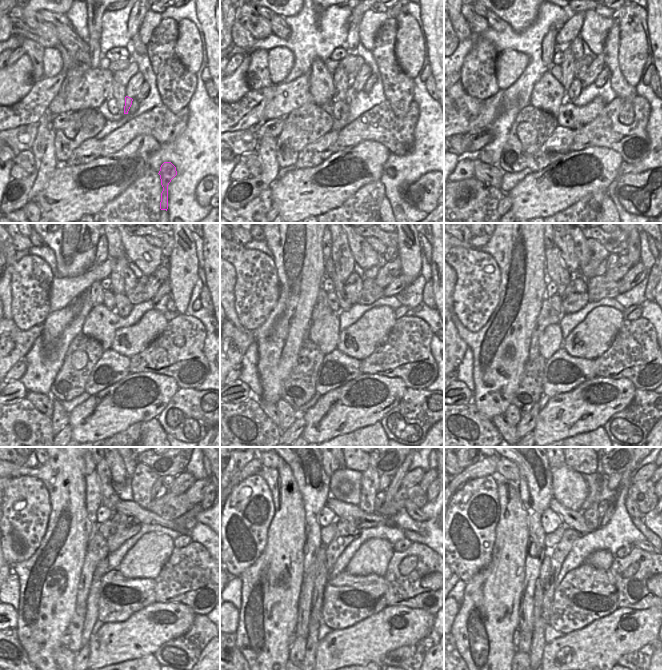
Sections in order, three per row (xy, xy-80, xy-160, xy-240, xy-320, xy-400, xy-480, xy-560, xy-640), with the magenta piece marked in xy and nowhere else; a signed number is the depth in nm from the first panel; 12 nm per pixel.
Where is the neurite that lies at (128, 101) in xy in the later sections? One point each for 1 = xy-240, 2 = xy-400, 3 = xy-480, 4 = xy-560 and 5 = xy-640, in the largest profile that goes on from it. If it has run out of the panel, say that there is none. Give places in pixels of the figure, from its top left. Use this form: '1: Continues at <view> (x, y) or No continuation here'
1: Continues at xy-240 (123, 307)
2: Continues at xy-400 (555, 269)
3: Continues at xy-480 (109, 498)
4: Continues at xy-560 (330, 467)
5: Continues at xy-640 (550, 467)

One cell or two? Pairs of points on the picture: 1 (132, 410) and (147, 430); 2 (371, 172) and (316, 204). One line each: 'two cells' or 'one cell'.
1: two cells
2: one cell

